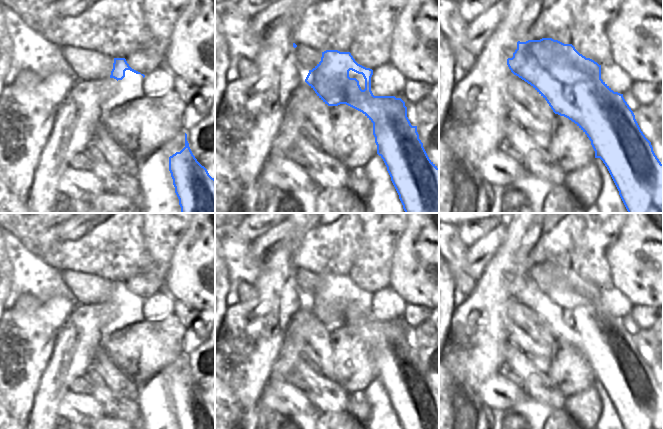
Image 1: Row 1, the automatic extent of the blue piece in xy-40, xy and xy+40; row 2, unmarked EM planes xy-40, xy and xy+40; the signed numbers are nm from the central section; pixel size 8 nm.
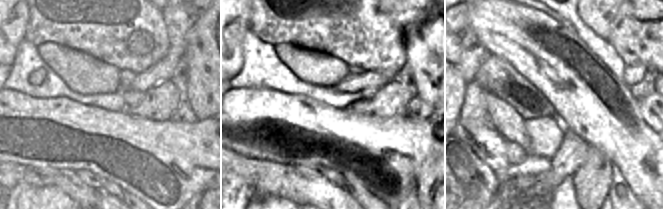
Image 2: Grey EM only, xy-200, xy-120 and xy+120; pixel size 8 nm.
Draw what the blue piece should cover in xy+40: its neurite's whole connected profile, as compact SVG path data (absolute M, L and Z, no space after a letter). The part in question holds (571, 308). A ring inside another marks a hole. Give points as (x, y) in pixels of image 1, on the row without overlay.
M552 262L518 265L513 281L507 283L507 289L514 299L530 308L547 325L555 338L568 342L587 359L595 382L600 382L607 391L624 429L663 429L663 388L641 355L623 318L614 316L601 303L601 289L580 278L572 268Z

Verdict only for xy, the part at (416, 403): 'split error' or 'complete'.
complete

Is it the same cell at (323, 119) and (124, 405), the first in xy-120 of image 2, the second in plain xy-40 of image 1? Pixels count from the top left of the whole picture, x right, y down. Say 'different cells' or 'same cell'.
different cells

